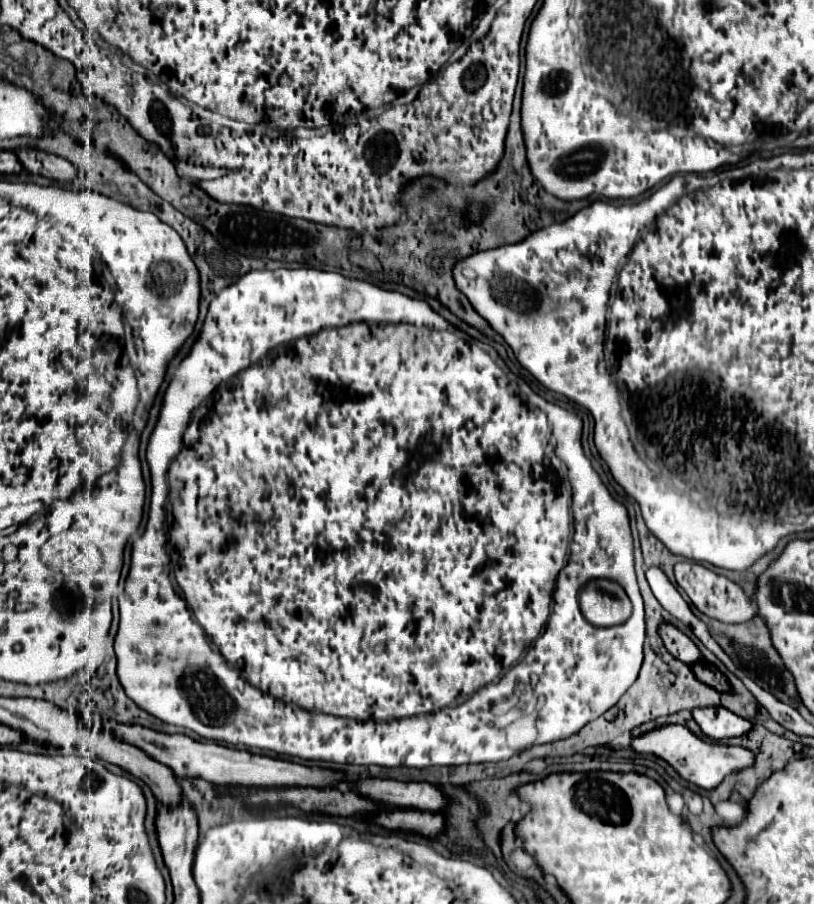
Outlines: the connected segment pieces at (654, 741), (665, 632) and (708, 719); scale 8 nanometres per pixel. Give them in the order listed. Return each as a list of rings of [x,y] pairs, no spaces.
[[[662,725],[656,727],[650,733],[644,733],[640,737],[632,739],[632,749],[638,753],[652,753],[656,757],[662,757],[668,761],[676,773],[702,787],[702,789],[714,789],[730,771],[734,769],[746,769],[754,763],[754,755],[744,747],[734,745],[720,745],[720,743],[706,743],[700,737],[696,737],[686,725]]]
[[[662,623],[658,627],[658,635],[662,637],[664,647],[680,661],[684,661],[686,665],[690,665],[690,661],[696,661],[700,655],[698,647],[690,641],[688,635],[684,635],[676,625],[672,623]]]
[[[702,707],[692,711],[694,721],[700,725],[704,735],[712,739],[728,739],[746,735],[752,729],[752,723],[734,715],[724,707]]]

